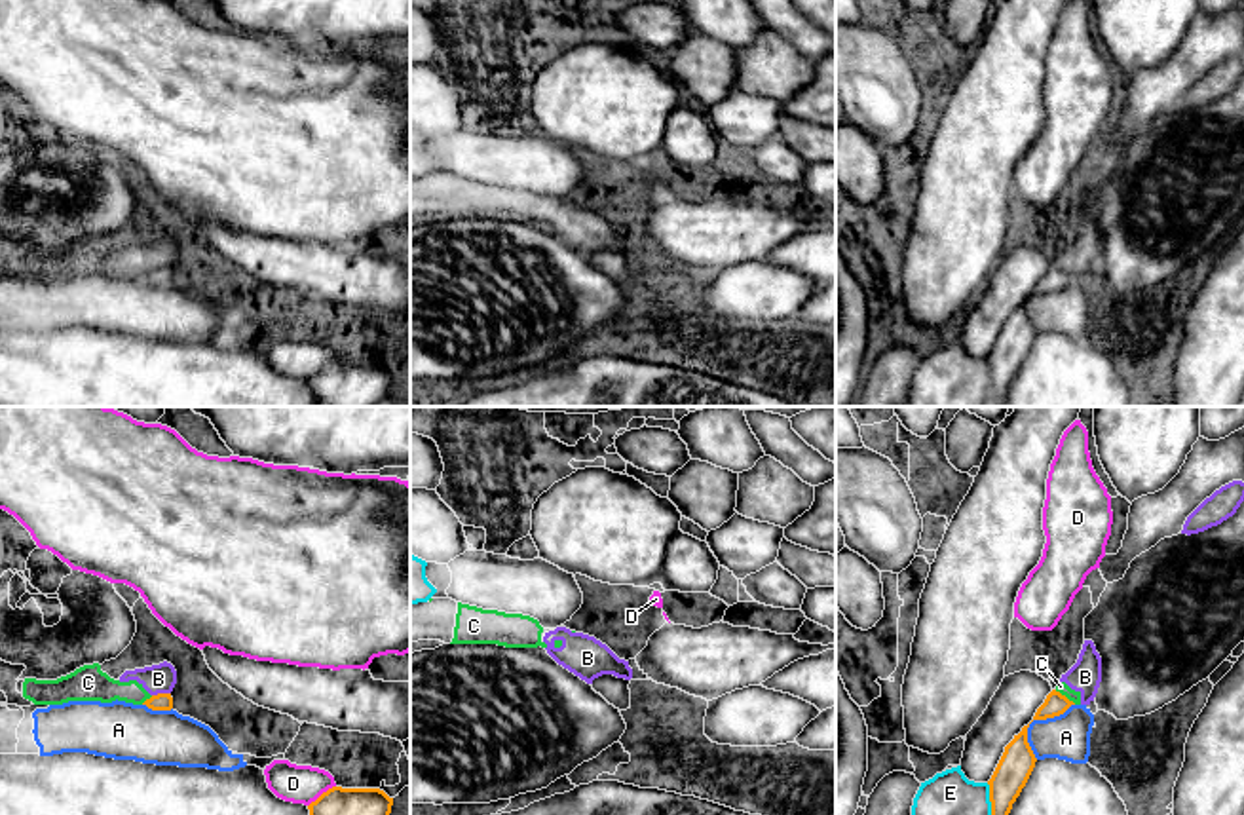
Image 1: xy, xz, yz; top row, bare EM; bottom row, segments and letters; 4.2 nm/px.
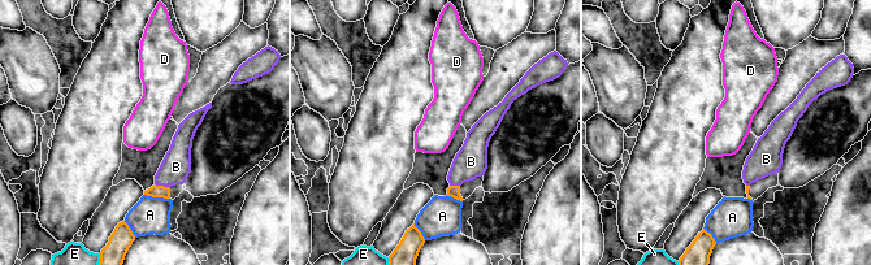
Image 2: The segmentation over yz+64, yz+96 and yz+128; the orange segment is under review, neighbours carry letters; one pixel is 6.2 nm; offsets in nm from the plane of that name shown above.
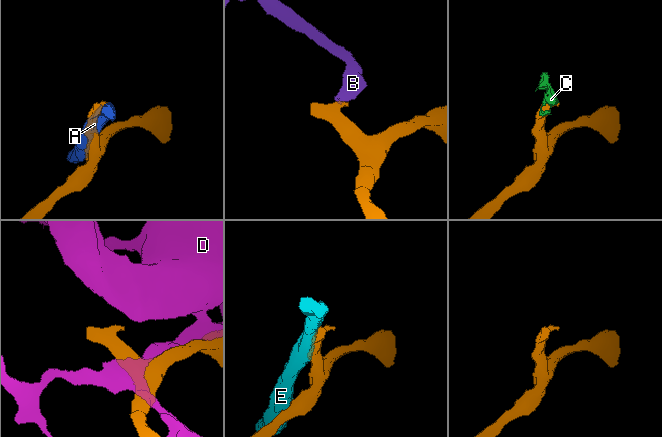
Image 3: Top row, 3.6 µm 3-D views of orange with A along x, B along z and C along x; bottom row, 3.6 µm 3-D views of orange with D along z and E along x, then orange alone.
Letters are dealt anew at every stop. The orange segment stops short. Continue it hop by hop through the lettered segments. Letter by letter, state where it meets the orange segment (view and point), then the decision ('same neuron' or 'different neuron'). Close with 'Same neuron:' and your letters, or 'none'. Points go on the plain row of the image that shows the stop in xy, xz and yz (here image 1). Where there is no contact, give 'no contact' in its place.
A: contact yz (1034, 293); different neuron
B: contact xy (160, 268); different neuron
C: contact yz (1064, 270); different neuron
D: contact xy (323, 367); different neuron
E: contact yz (990, 375); different neuron
Same neuron: none

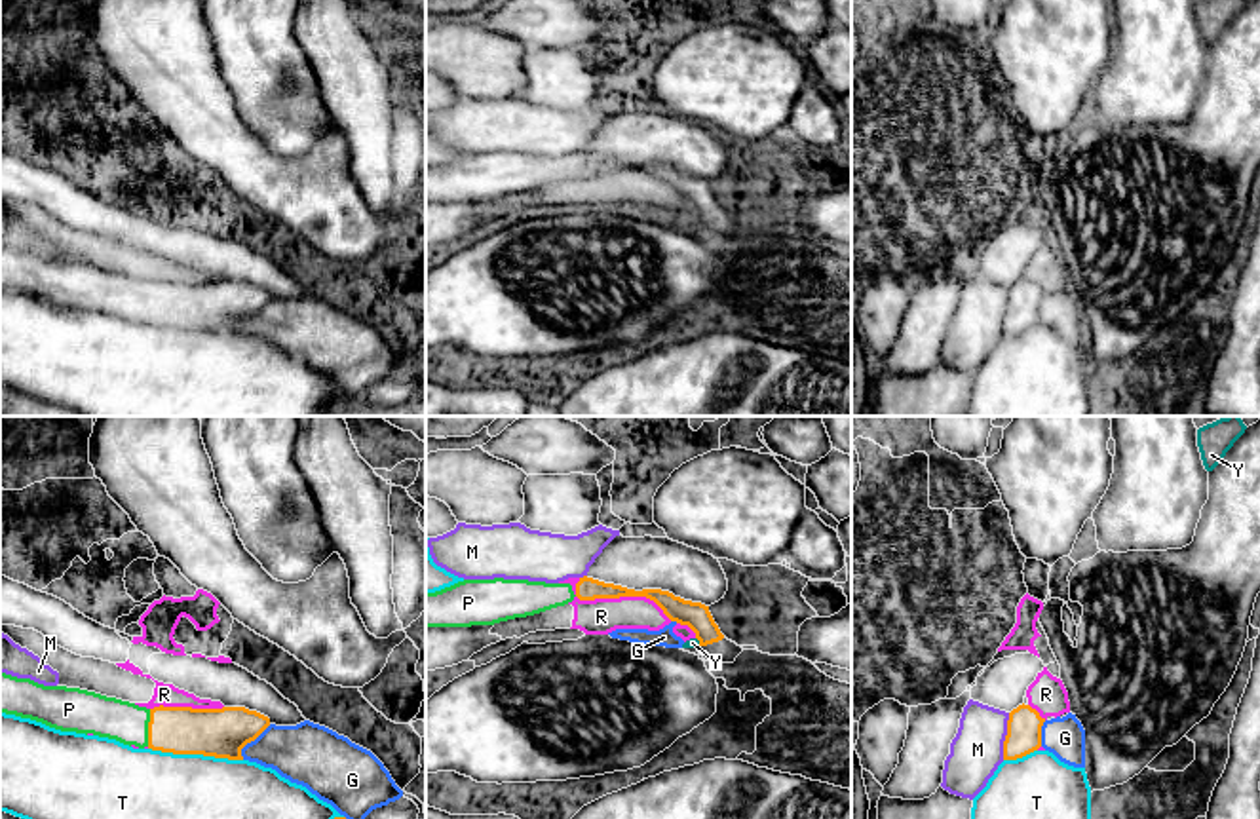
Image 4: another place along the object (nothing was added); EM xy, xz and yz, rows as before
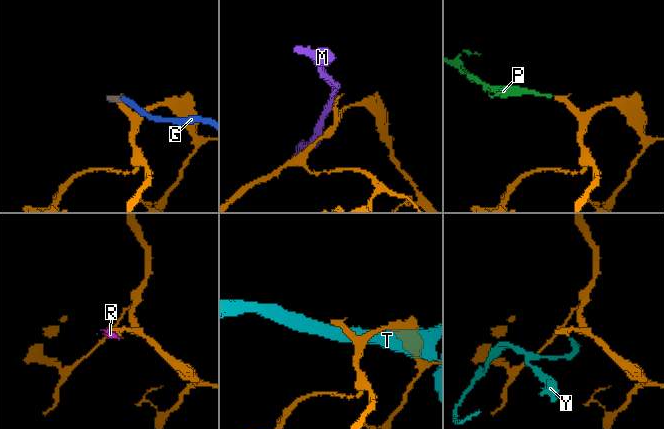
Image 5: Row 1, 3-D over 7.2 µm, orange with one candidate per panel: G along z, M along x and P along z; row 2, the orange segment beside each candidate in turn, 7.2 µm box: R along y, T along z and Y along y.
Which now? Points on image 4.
G: contact xy (251, 314); different neuron
M: contact yz (1006, 310); different neuron
P: contact xy (149, 303); same neuron
R: contact xz (618, 171); different neuron
T: contact xy (196, 327); different neuron
Y: contact xz (700, 217); different neuron
Same neuron: P

